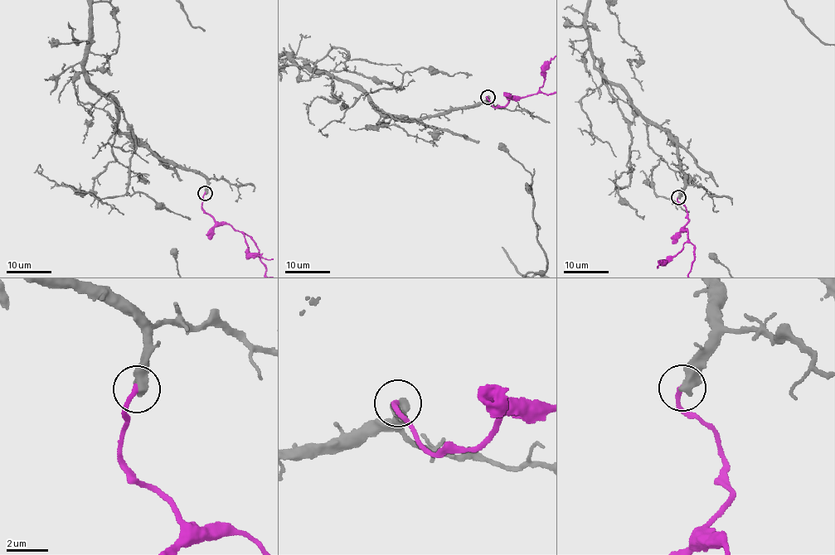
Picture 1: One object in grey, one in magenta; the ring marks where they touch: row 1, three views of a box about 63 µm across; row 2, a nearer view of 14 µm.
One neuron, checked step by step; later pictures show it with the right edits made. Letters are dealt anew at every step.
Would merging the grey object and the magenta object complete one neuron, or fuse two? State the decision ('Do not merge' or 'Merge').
Do not merge

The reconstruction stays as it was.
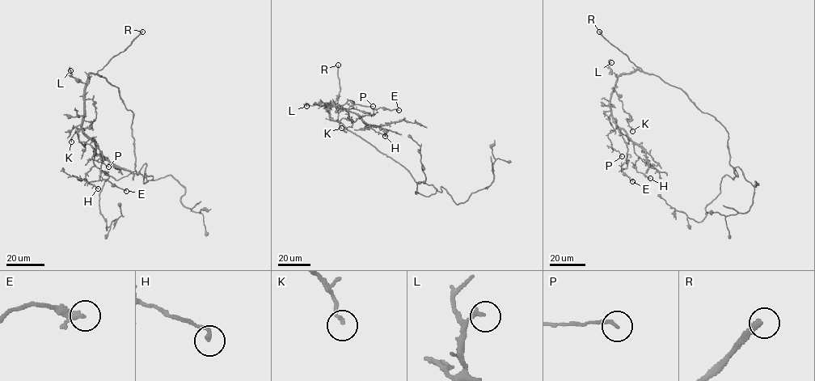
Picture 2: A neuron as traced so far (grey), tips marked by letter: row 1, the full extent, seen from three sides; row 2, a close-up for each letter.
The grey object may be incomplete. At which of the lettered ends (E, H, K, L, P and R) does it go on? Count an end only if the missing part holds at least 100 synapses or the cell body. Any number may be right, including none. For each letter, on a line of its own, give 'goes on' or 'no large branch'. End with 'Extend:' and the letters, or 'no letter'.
E: no large branch
H: no large branch
K: no large branch
L: no large branch
P: no large branch
R: goes on
Extend: R

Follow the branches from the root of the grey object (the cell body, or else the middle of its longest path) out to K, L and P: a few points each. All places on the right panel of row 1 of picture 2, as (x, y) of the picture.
K: (694, 104), (680, 88), (657, 76), (637, 69), (622, 74), (613, 91), (631, 117), (626, 119), (632, 131)
L: (694, 104), (680, 88), (652, 74), (636, 69), (615, 75), (609, 67), (611, 62)
P: (694, 104), (680, 88), (657, 76), (637, 69), (622, 74), (610, 103), (616, 128), (607, 134), (622, 156)

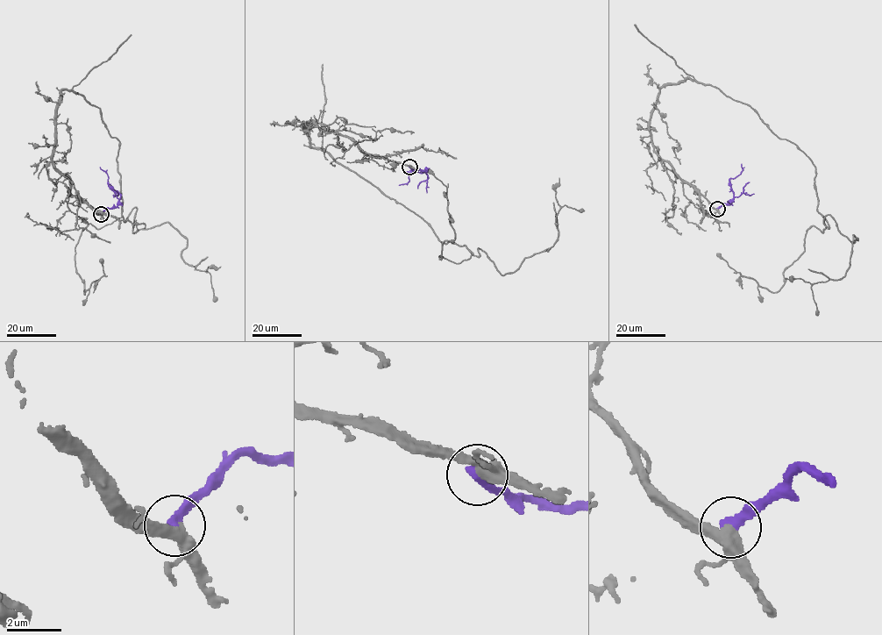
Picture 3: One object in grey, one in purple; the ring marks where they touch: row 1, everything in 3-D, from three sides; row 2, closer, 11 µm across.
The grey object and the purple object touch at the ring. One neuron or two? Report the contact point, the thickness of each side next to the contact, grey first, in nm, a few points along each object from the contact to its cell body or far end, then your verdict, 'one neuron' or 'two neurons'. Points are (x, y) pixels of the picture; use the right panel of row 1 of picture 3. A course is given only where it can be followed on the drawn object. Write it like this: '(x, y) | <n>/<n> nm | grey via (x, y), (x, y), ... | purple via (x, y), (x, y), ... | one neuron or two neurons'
(717, 209) | 320/380 nm | grey via (717, 209), (654, 151), (665, 85), (716, 87), (812, 162), (823, 223), (858, 240), (812, 283), (816, 315) | purple via (717, 209), (724, 203), (729, 204), (733, 196), (729, 180), (739, 174), (742, 164) | one neuron

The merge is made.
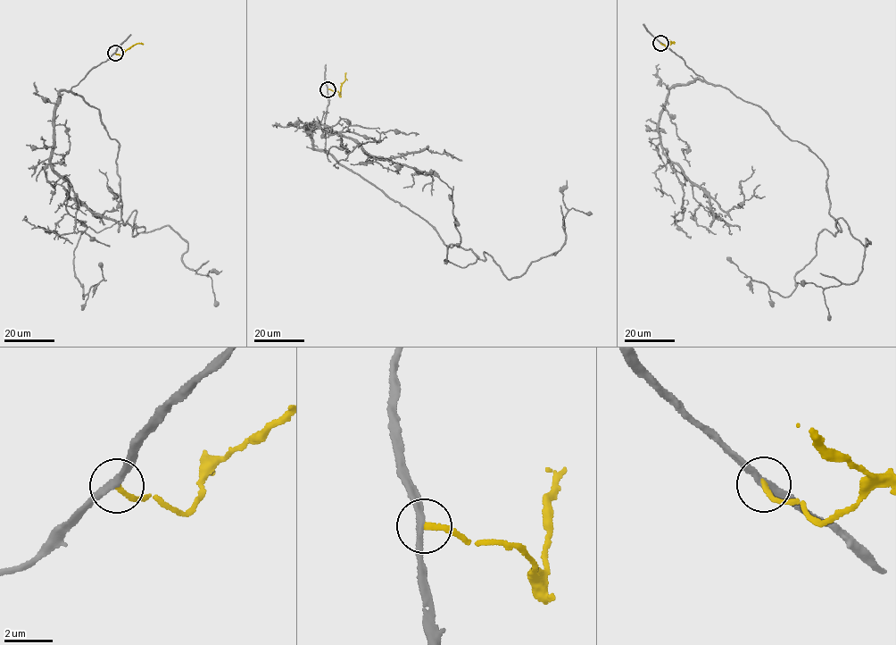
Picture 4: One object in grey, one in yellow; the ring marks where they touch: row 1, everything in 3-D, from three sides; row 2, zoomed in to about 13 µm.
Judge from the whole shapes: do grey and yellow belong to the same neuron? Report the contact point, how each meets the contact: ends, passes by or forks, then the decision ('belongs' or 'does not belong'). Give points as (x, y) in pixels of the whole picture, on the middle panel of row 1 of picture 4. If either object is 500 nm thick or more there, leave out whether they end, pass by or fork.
at (327, 89); grey passes by; yellow ends there; does not belong

